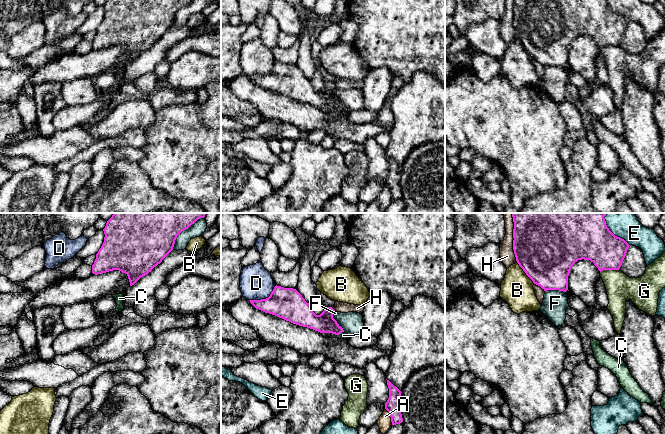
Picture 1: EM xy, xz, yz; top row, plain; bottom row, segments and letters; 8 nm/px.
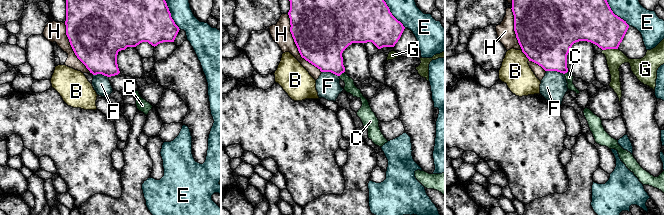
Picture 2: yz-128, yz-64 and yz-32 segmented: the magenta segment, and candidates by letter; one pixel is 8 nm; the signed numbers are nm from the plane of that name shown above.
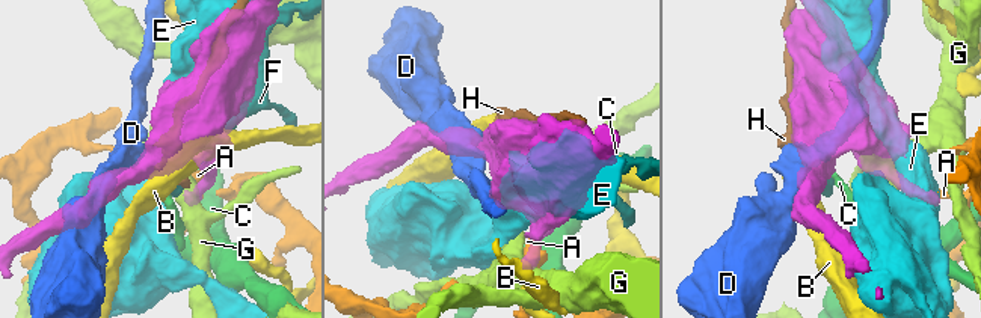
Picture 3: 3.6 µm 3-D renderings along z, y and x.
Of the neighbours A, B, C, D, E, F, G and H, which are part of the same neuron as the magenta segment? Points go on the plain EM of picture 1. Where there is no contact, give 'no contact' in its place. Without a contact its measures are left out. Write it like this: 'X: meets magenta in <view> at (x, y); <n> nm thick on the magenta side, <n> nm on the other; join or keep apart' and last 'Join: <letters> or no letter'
A: meets magenta in xz at (390, 192); 110 nm thick on the magenta side, 110 nm on the other; keep apart
B: meets magenta in yz at (525, 48); 460 nm thick on the magenta side, 260 nm on the other; keep apart
C: meets magenta in xz at (340, 108); 160 nm thick on the magenta side, 60 nm on the other; keep apart
D: meets magenta in xz at (264, 75); 260 nm thick on the magenta side, 260 nm on the other; keep apart
E: meets magenta in yz at (616, 12); 300 nm thick on the magenta side, 180 nm on the other; keep apart
F: meets magenta in xy at (178, 10); 320 nm thick on the magenta side, 110 nm on the other; keep apart
G: meets magenta in yz at (609, 45); 300 nm thick on the magenta side, 220 nm on the other; keep apart
H: meets magenta in yz at (513, 19); 440 nm thick on the magenta side, 120 nm on the other; keep apart
Join: no letter

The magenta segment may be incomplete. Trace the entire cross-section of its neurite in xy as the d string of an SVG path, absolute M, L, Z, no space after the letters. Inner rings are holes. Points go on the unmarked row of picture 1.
M106 0L104 18L92 41L95 51L119 46L128 52L130 62L162 38L173 26L177 12L192 0Z

